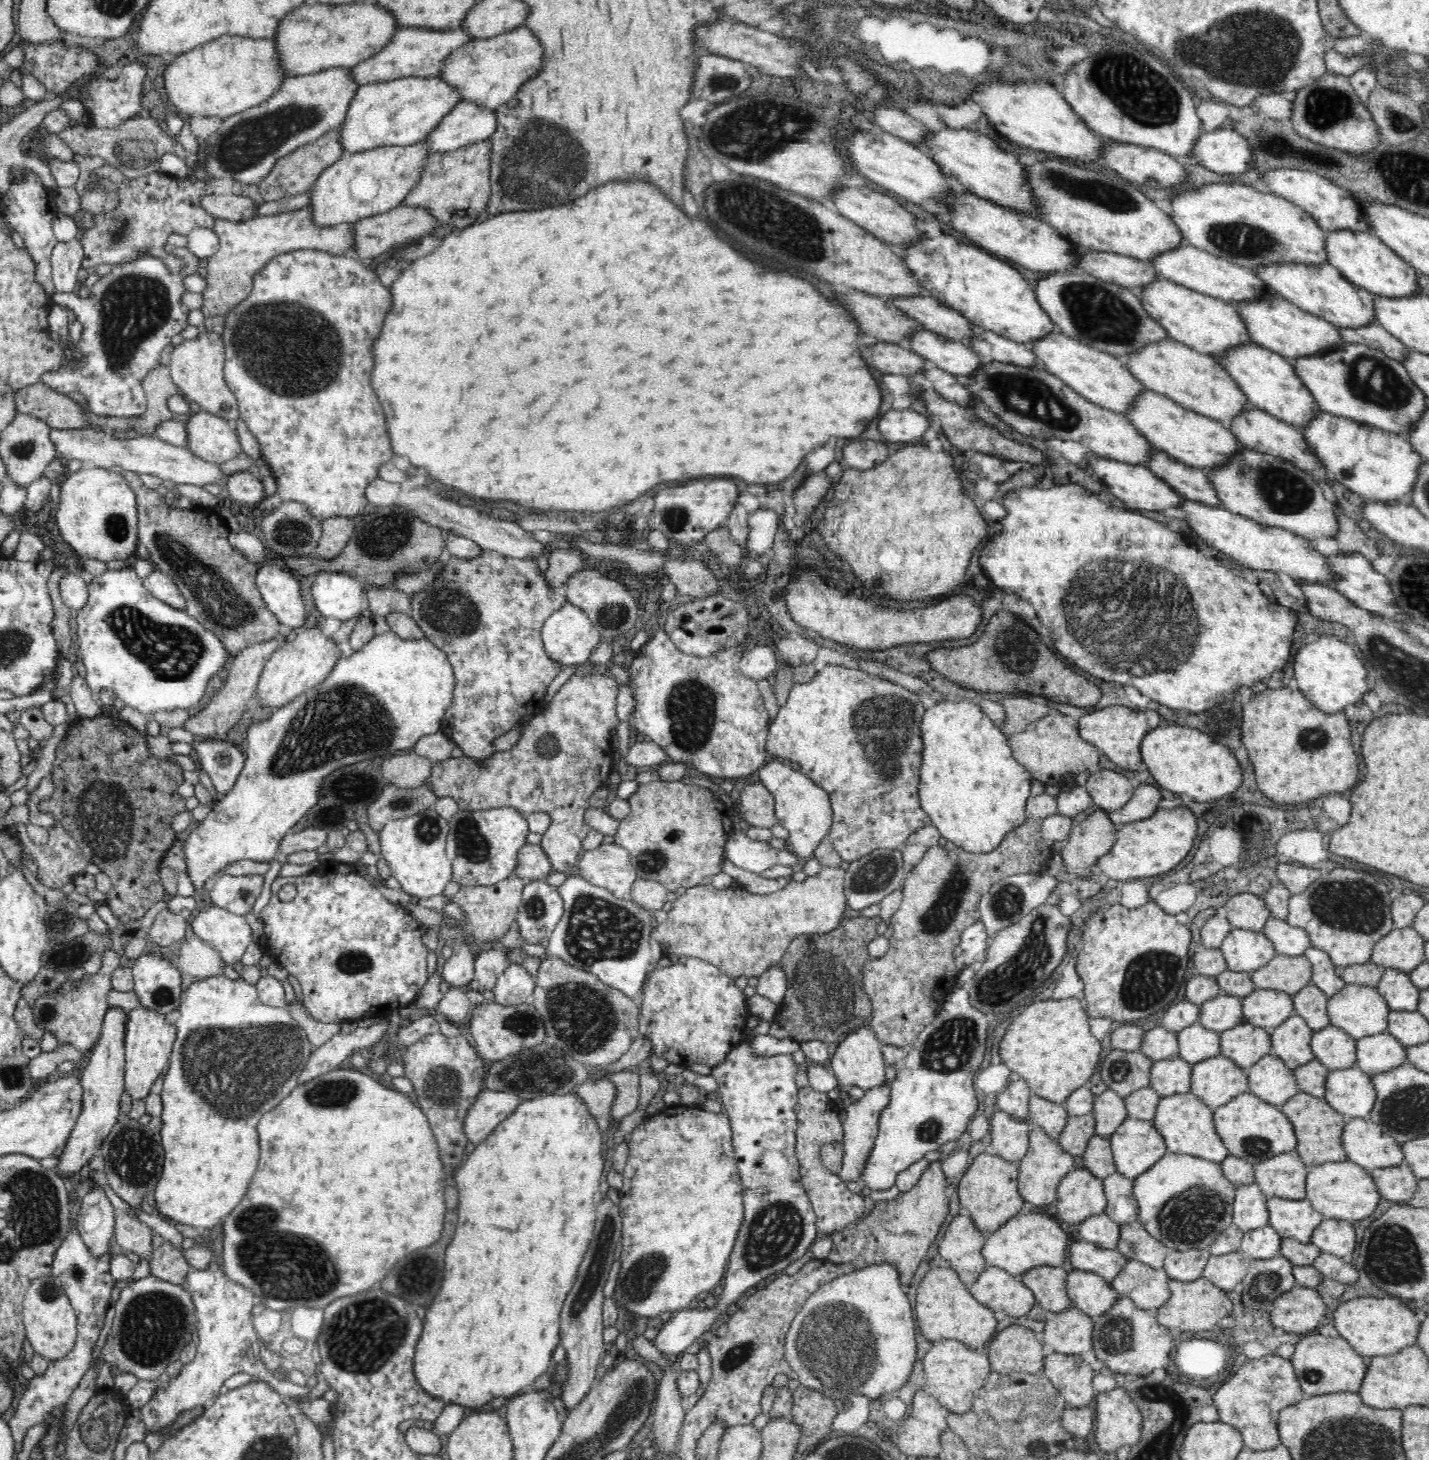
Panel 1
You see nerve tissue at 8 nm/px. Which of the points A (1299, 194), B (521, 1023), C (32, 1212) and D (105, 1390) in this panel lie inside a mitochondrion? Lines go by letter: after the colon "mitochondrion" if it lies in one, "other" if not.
A: other
B: mitochondrion
C: mitochondrion
D: other

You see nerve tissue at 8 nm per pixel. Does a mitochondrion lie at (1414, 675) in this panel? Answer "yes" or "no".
yes

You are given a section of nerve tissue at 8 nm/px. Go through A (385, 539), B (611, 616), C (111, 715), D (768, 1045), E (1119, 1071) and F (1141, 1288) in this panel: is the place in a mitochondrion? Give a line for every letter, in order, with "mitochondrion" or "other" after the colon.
A: mitochondrion
B: mitochondrion
C: other
D: other
E: mitochondrion
F: other

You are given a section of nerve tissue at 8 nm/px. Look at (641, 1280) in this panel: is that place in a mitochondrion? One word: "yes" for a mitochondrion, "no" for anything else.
yes

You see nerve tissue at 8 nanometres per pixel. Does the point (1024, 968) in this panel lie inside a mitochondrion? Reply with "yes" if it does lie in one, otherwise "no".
yes

